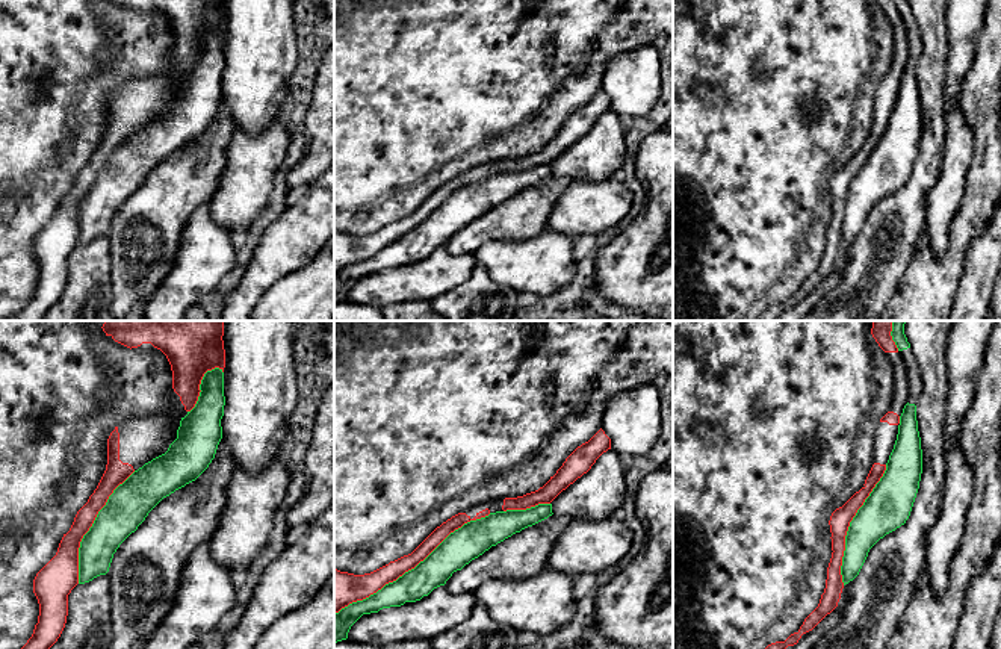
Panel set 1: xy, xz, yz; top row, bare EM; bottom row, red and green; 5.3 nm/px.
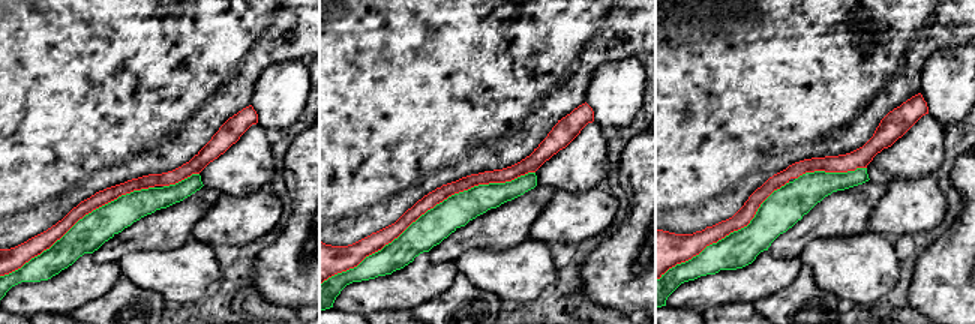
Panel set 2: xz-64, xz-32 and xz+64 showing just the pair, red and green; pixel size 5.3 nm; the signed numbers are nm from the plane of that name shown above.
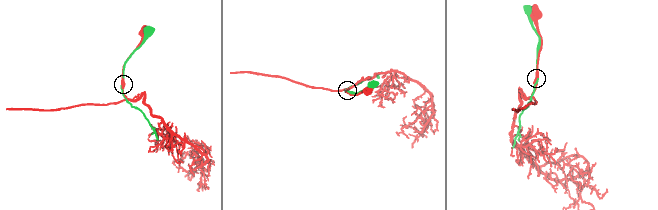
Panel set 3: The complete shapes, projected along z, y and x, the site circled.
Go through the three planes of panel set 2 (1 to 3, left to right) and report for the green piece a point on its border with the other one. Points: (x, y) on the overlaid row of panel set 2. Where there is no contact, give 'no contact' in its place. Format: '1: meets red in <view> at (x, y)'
1: meets red in xz-64 at (77, 221)
2: meets red in xz-32 at (426, 210)
3: meets red in xz+64 at (725, 236)

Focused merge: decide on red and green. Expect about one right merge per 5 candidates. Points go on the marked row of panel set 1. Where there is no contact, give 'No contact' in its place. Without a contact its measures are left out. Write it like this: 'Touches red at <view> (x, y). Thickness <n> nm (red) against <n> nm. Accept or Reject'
Touches red at xz (412, 568). Thickness 120 nm (red) against 180 nm. Reject

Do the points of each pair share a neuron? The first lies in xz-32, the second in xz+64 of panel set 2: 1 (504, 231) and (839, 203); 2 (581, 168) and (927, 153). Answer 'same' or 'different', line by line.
1: same
2: same

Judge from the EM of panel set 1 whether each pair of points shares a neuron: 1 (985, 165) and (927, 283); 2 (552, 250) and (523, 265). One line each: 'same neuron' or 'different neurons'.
1: same neuron
2: same neuron

